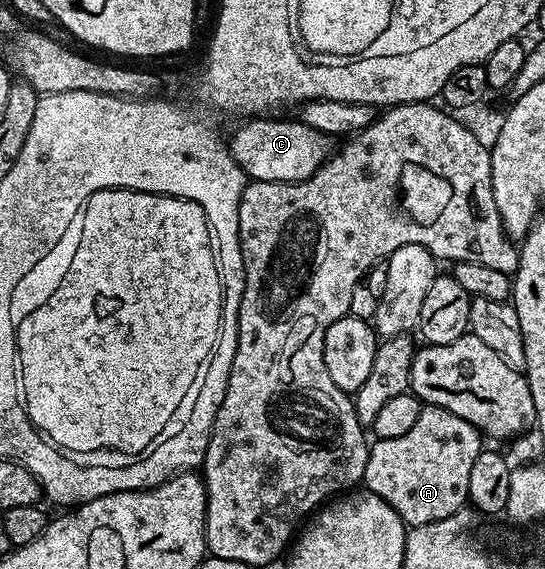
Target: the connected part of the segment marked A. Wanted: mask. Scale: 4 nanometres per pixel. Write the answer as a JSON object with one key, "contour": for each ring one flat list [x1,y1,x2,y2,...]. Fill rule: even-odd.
{"contour":[[422,407,419,422,400,438,372,441,364,487,387,502,406,526,451,518,469,499,471,468,483,449,482,433,451,410]]}

